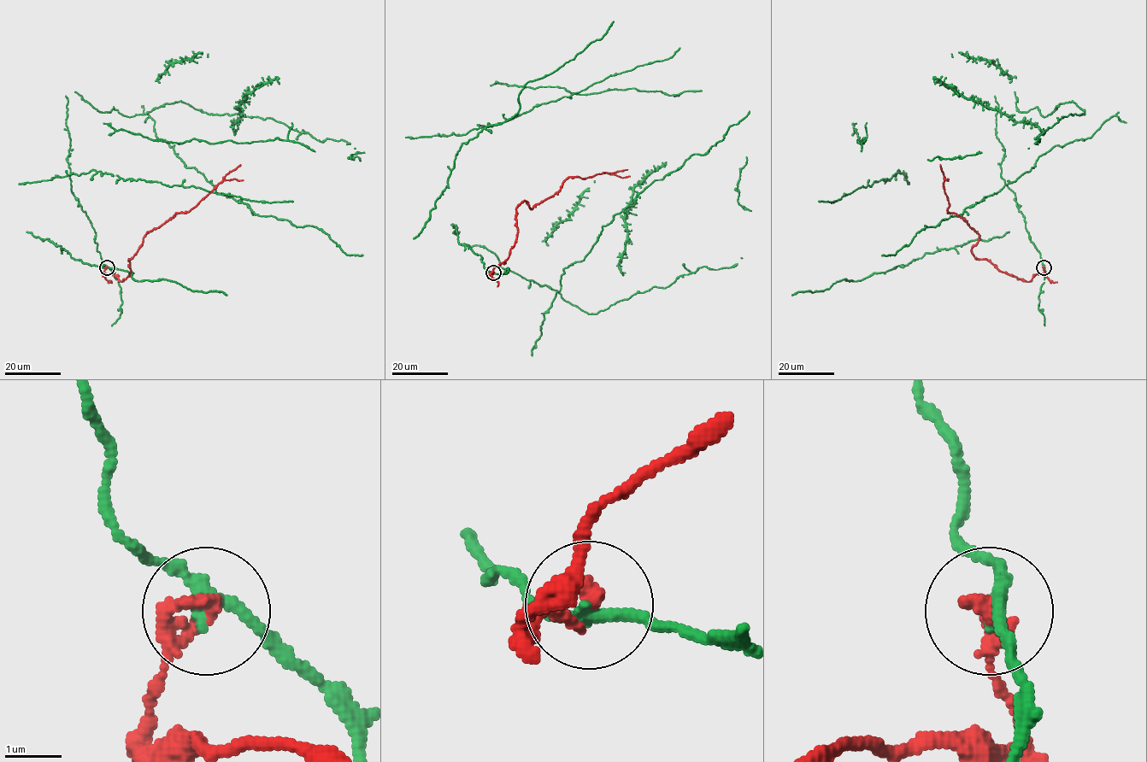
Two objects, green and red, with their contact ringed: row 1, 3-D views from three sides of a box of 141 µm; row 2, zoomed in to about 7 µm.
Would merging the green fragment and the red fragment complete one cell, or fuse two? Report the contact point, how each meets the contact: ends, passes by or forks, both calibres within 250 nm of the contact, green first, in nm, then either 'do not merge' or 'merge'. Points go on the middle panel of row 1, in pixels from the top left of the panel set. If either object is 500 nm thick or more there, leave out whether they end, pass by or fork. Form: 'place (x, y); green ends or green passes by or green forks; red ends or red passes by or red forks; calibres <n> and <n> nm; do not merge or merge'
place (493, 272); green passes by; red ends; calibres 220 and 260 nm; do not merge

